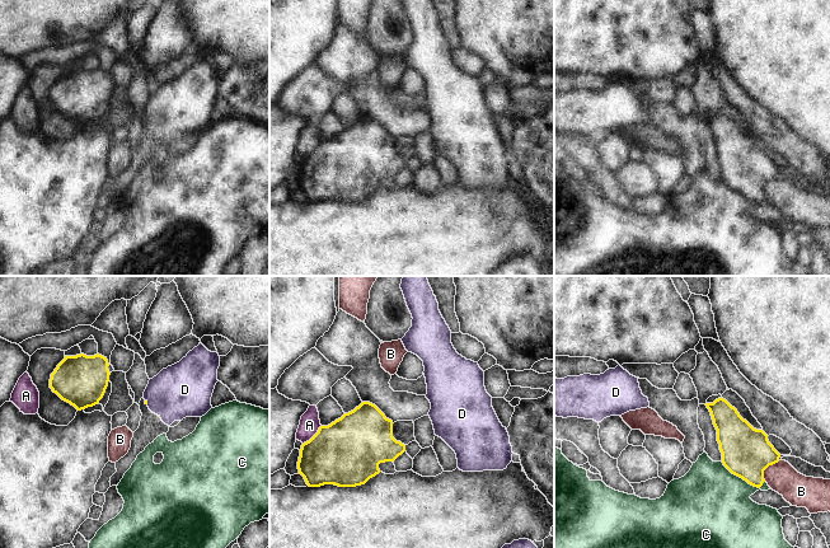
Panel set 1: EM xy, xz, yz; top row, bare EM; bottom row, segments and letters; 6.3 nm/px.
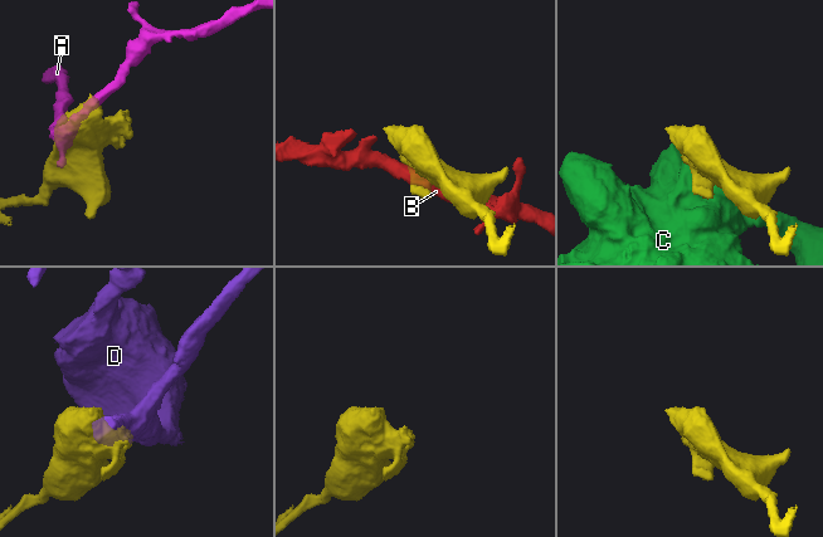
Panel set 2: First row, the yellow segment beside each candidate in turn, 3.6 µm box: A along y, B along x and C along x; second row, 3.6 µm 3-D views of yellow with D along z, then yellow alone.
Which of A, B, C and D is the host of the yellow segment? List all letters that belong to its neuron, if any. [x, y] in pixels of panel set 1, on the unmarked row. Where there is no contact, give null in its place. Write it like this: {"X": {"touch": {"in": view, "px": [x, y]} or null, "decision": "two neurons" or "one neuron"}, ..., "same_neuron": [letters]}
{"A": {"touch": {"in": "xz", "px": [314, 150]}, "decision": "two neurons"}, "B": {"touch": {"in": "yz", "px": [767, 182]}, "decision": "two neurons"}, "C": {"touch": {"in": "yz", "px": [741, 192]}, "decision": "two neurons"}, "D": {"touch": {"in": "xy", "px": [146, 117]}, "decision": "one neuron"}, "same_neuron": ["D"]}

